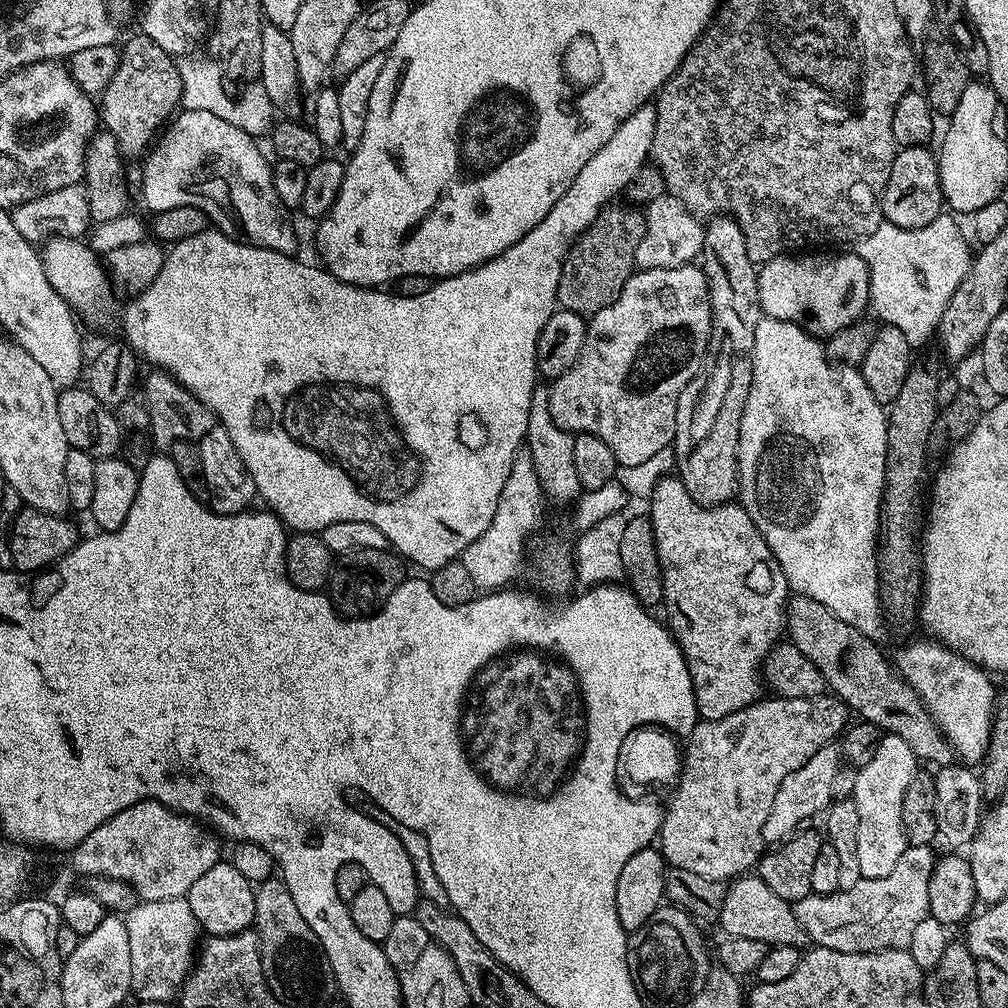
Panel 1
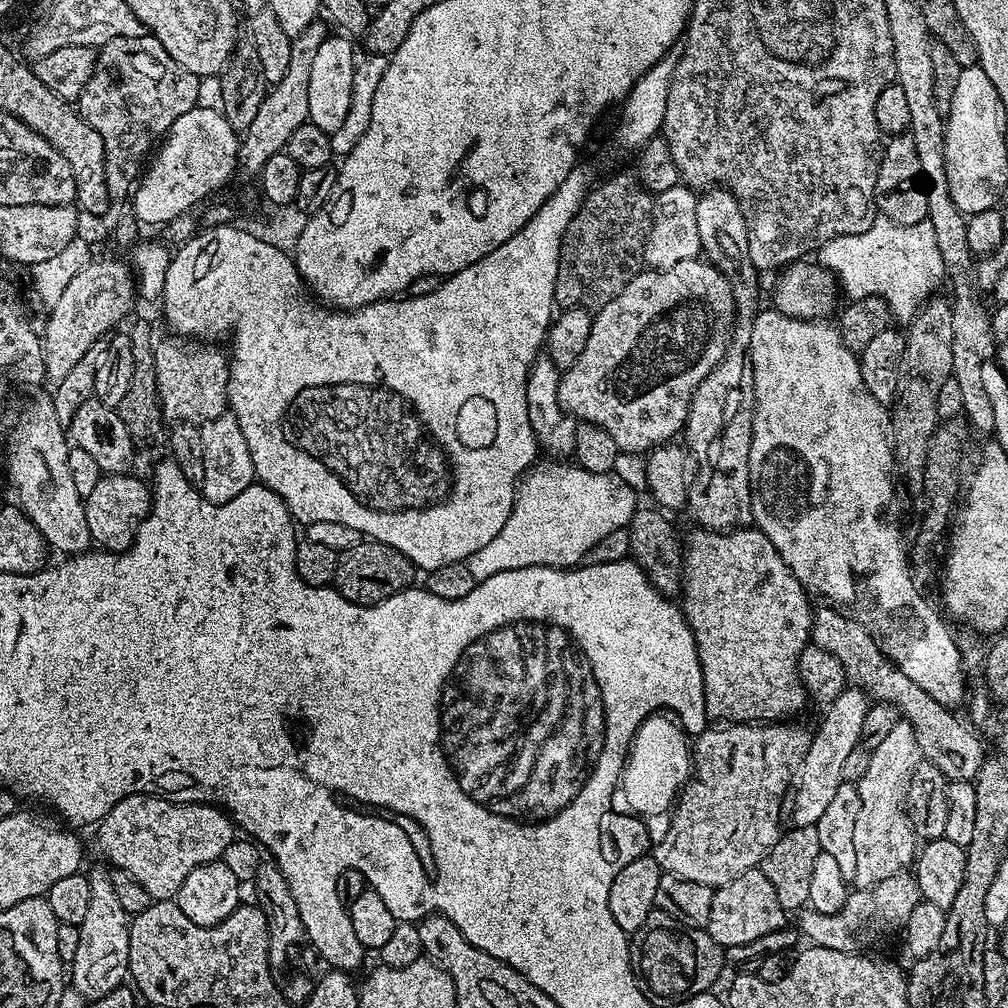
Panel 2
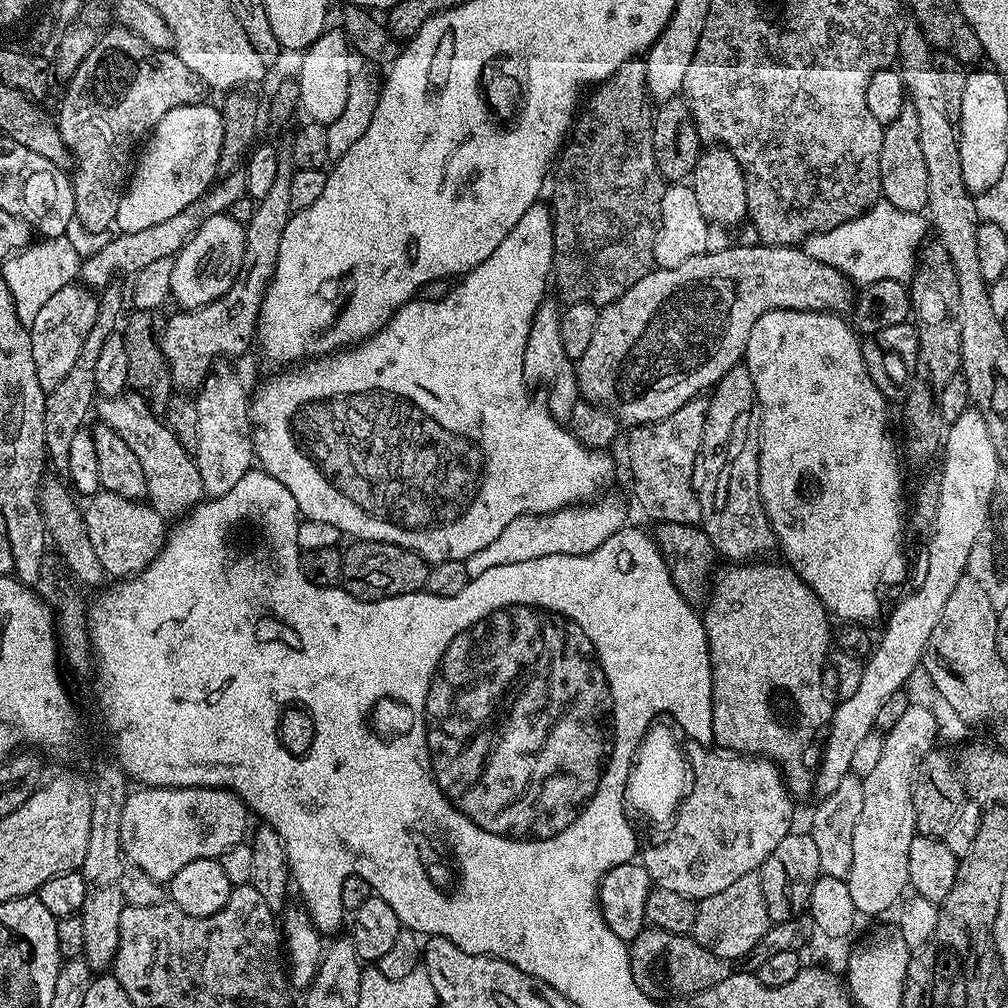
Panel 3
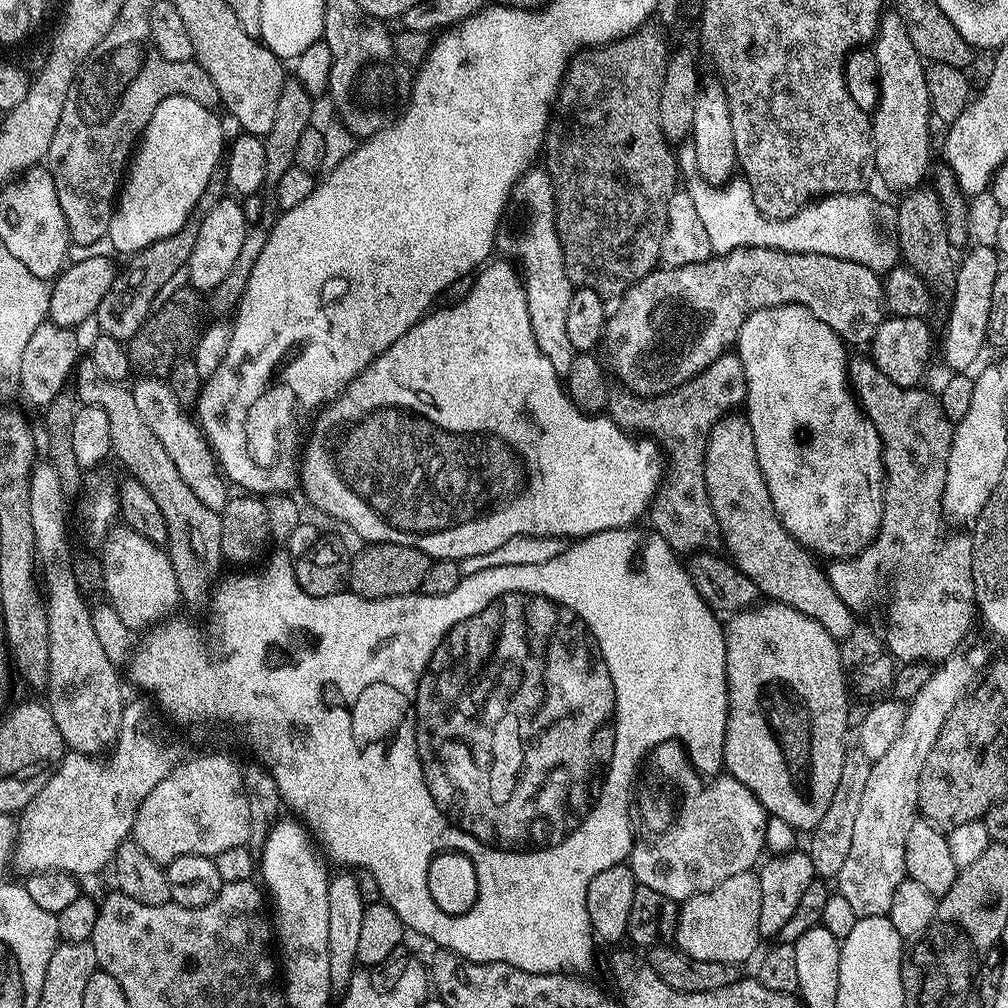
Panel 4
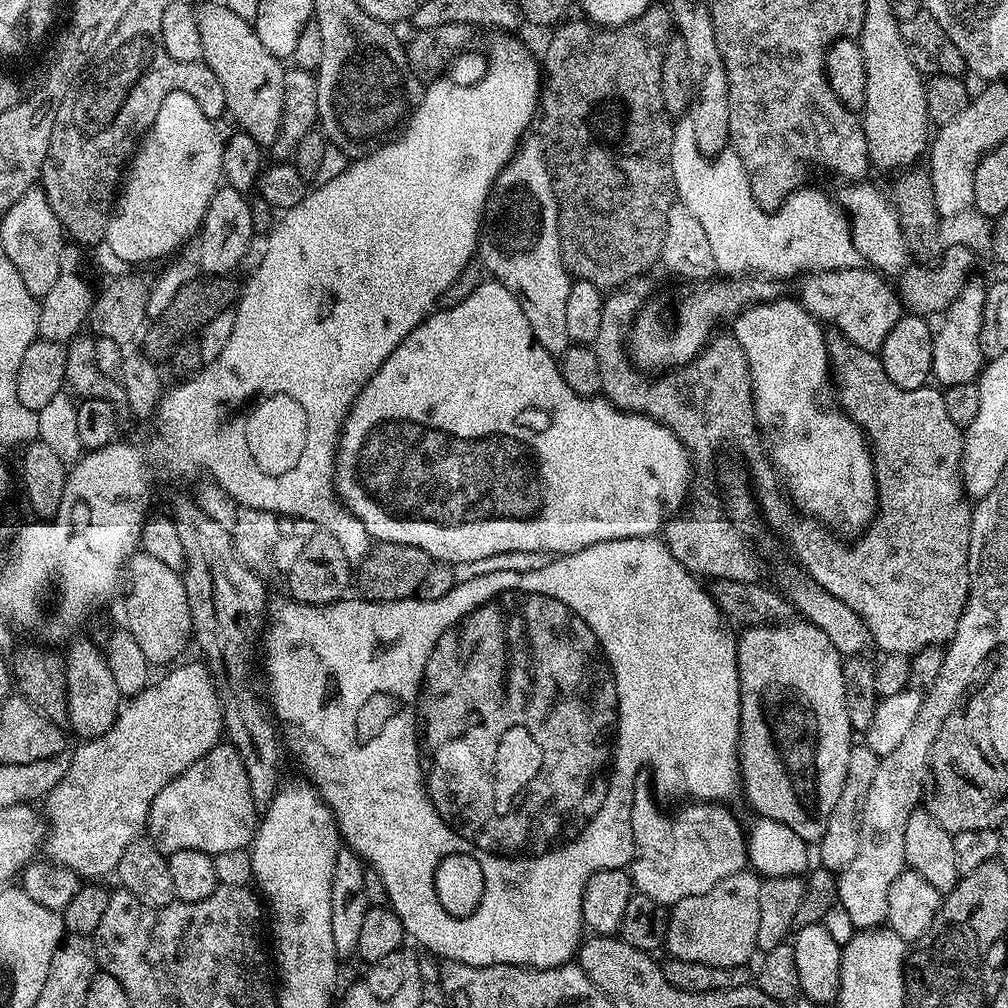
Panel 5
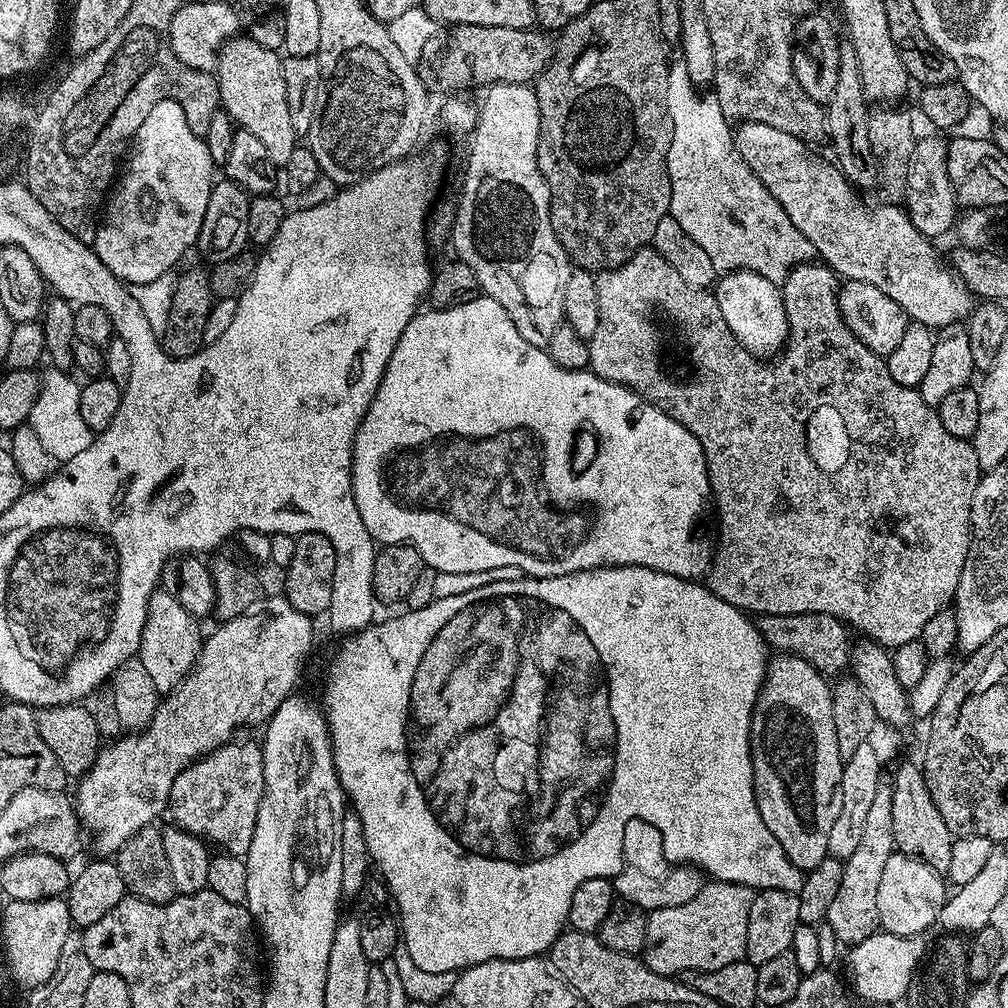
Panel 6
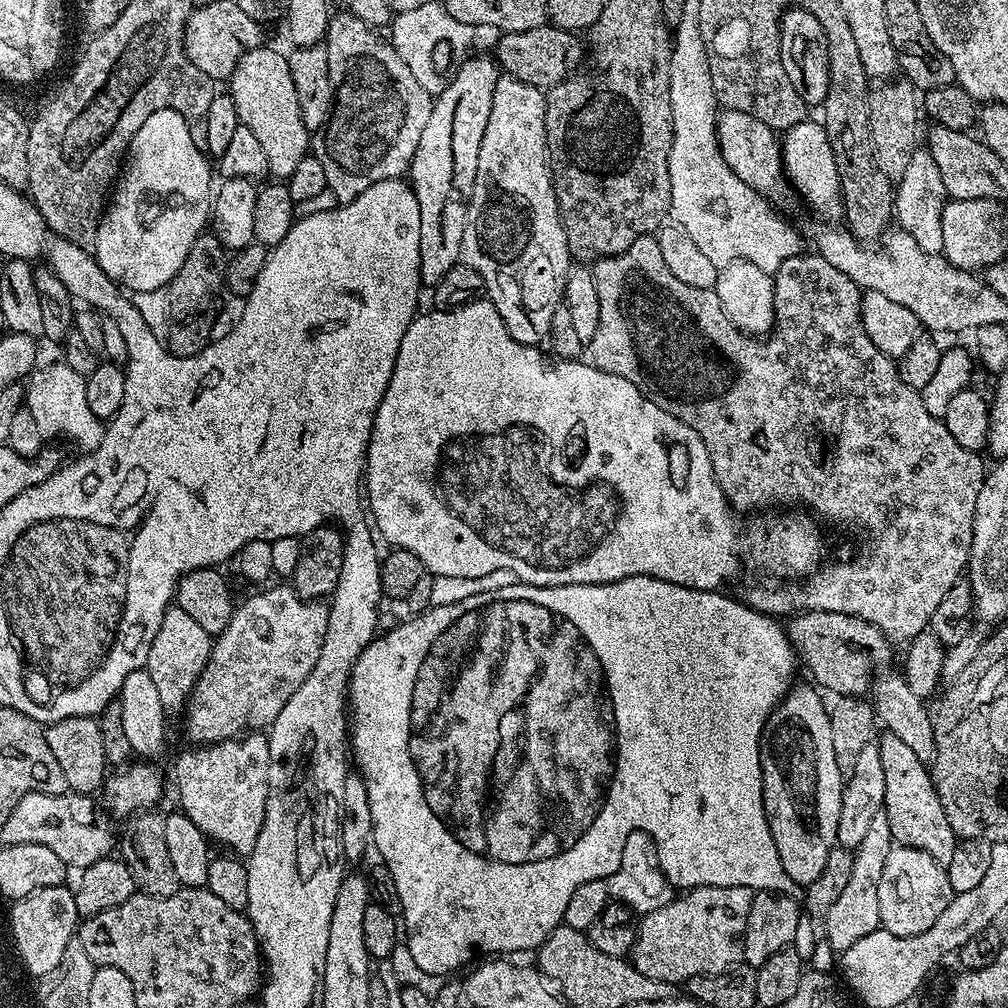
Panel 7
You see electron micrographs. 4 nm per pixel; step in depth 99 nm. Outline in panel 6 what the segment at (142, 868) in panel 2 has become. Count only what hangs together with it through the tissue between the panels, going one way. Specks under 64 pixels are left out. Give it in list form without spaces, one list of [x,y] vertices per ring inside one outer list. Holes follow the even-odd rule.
[[[226,743],[211,756],[195,760],[189,768],[182,770],[178,778],[174,778],[174,786],[170,786],[166,812],[172,815],[171,823],[175,827],[183,828],[213,845],[225,844],[231,855],[244,858],[254,838],[254,826],[258,822],[258,810],[264,797],[264,753],[259,743],[236,743]]]

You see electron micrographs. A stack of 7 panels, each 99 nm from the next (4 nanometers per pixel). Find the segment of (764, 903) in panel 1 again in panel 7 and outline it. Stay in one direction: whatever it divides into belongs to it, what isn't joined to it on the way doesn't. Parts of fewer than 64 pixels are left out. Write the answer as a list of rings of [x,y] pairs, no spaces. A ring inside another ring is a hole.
[[[707,884],[701,888],[693,887],[680,895],[669,904],[639,917],[630,949],[630,963],[638,974],[673,986],[683,985],[695,976],[716,976],[719,972],[729,971],[741,959],[746,918],[750,918],[750,902],[754,892],[751,887],[742,884]]]

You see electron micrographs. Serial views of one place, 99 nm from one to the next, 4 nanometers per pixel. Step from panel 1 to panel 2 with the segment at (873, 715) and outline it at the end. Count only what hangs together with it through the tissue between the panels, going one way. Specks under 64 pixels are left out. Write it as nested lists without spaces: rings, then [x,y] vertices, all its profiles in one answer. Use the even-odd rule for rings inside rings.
[[[827,606],[815,609],[812,622],[811,643],[818,645],[826,654],[834,654],[844,667],[845,681],[851,687],[861,688],[873,701],[896,709],[914,730],[914,742],[921,757],[927,763],[938,766],[945,780],[975,781],[978,770],[986,758],[984,744],[959,720],[955,711],[944,708],[918,682],[910,682],[902,670],[898,670],[882,654],[874,638],[858,622],[846,618]]]

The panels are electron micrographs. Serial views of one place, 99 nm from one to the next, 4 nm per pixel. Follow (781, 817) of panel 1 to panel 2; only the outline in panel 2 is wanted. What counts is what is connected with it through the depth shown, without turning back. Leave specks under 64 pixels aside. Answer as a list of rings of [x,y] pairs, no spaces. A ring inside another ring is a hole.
[[[845,687],[843,694],[834,698],[832,704],[823,709],[820,725],[811,733],[809,749],[793,774],[791,787],[785,791],[783,815],[793,828],[810,826],[822,818],[827,804],[842,782],[842,765],[845,757],[858,748],[862,734],[862,718],[866,718],[870,707],[869,697],[861,688]]]

